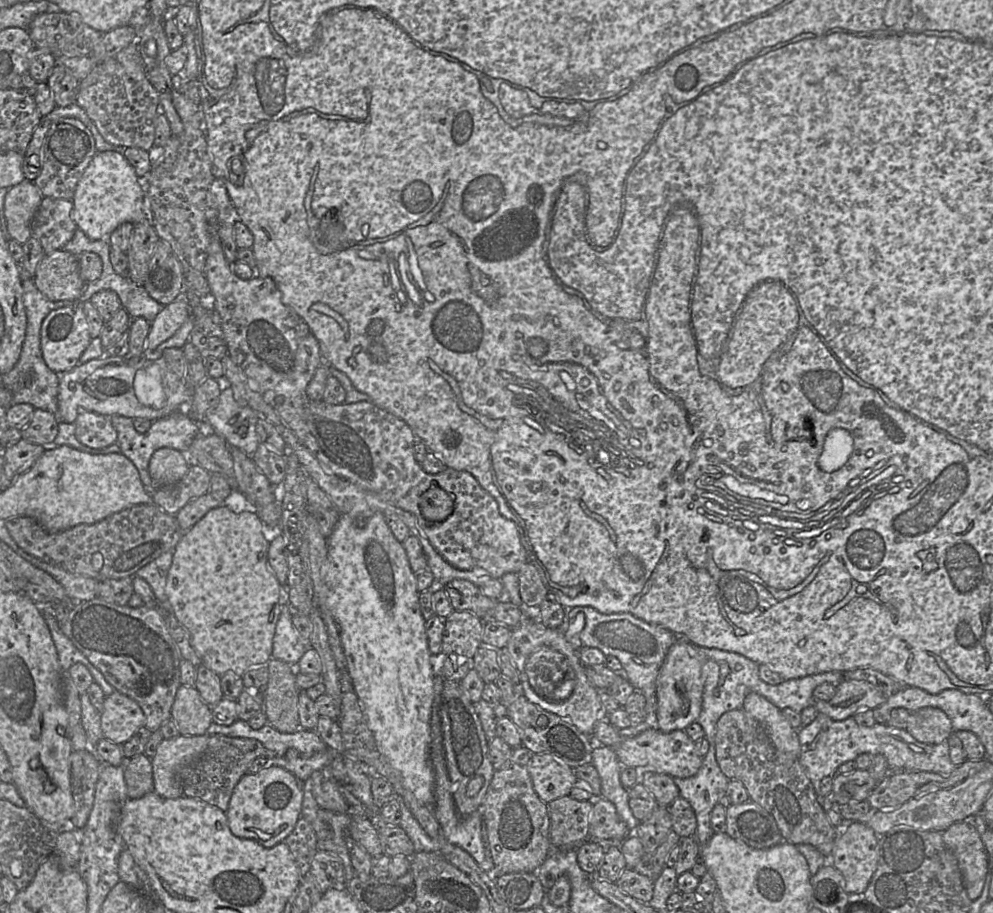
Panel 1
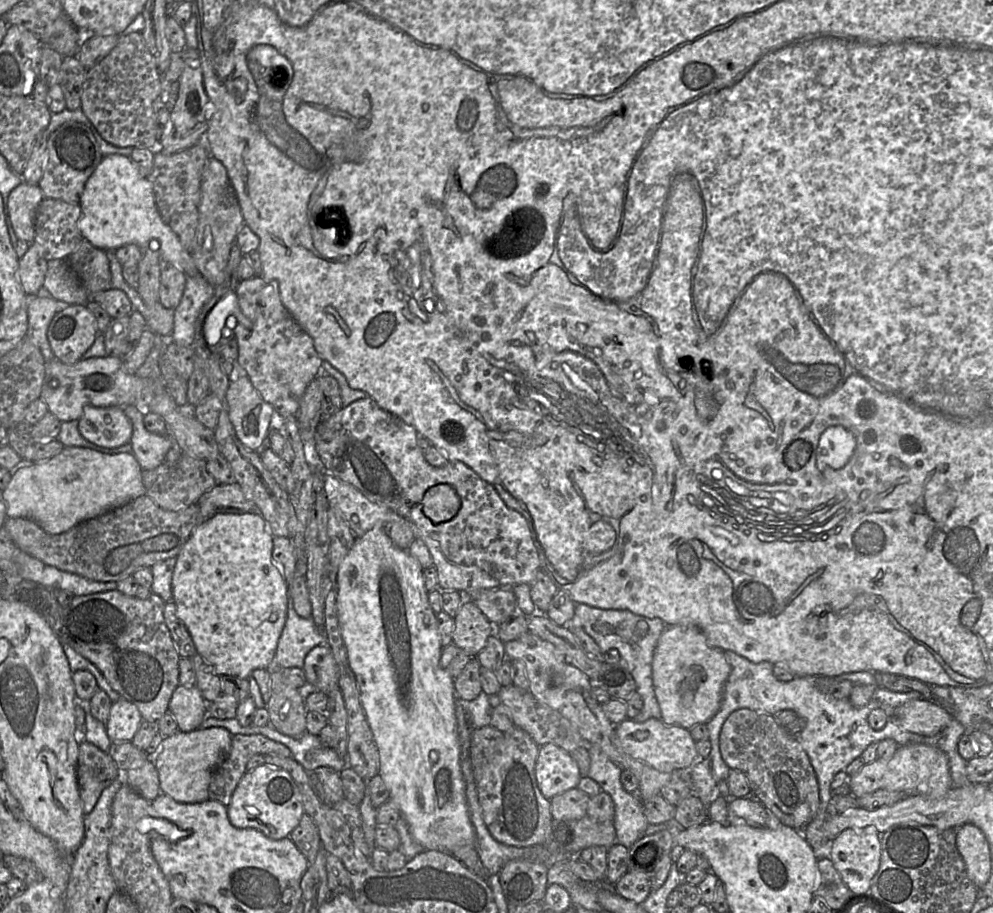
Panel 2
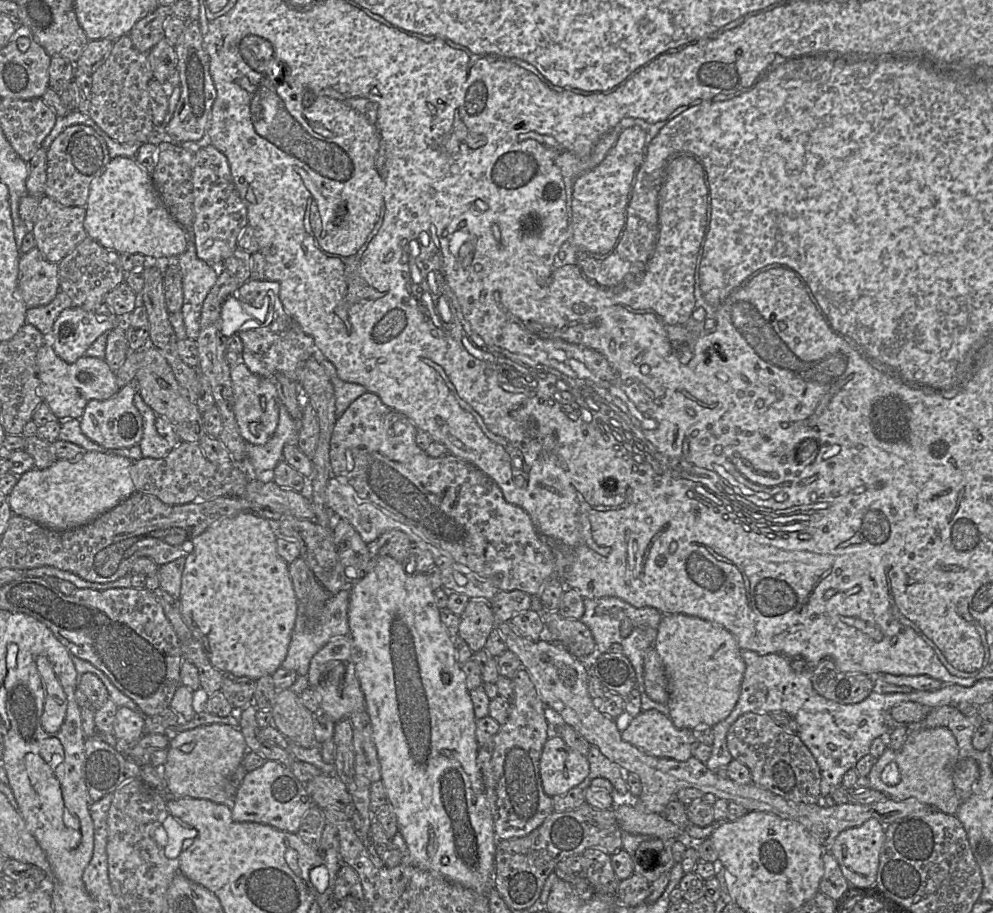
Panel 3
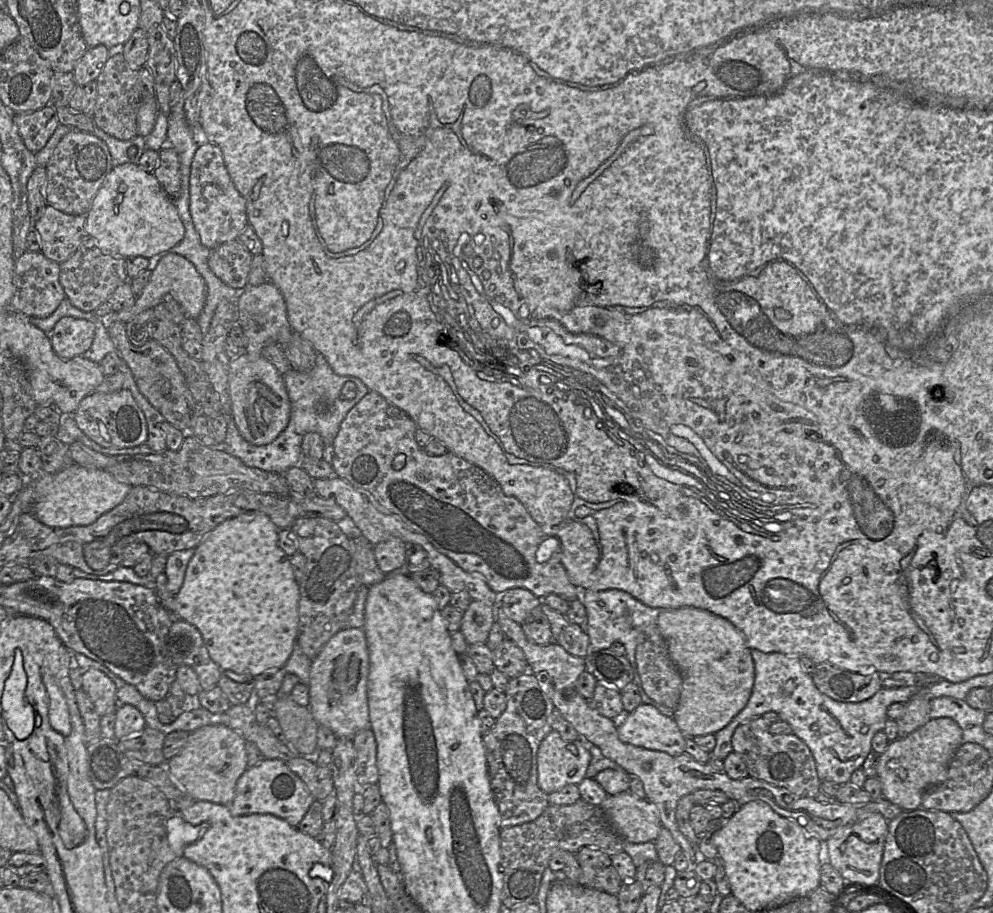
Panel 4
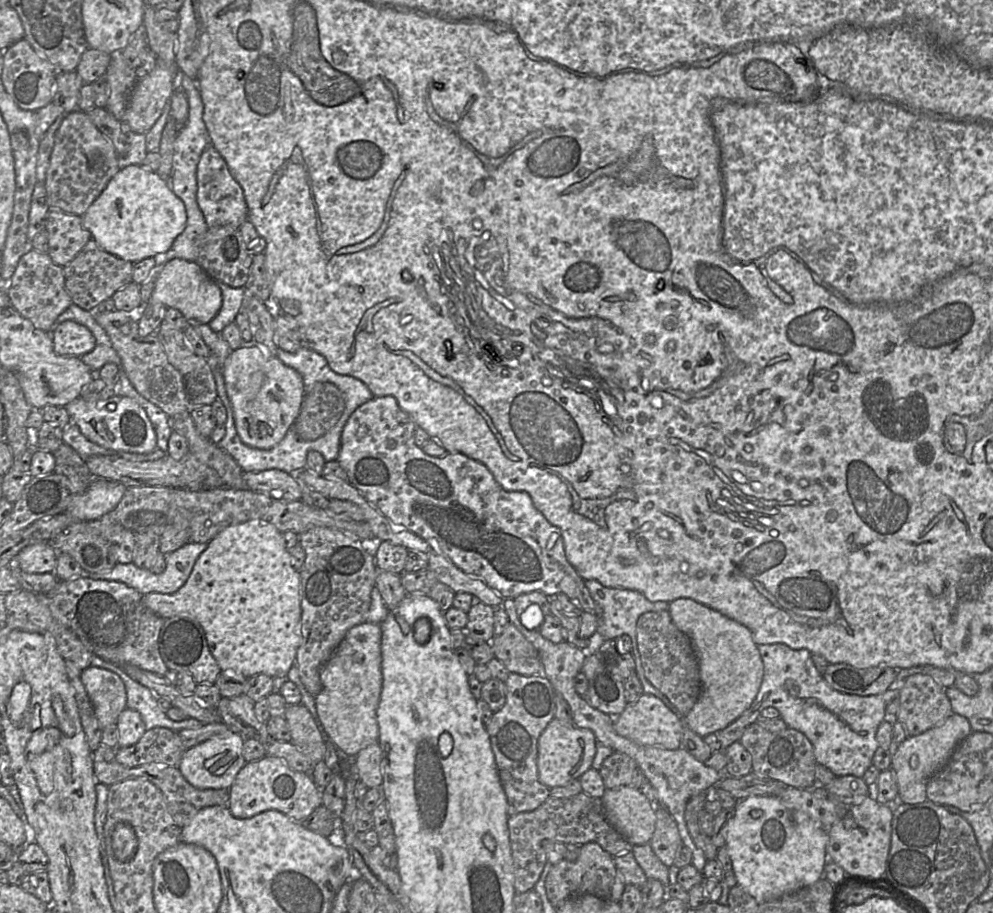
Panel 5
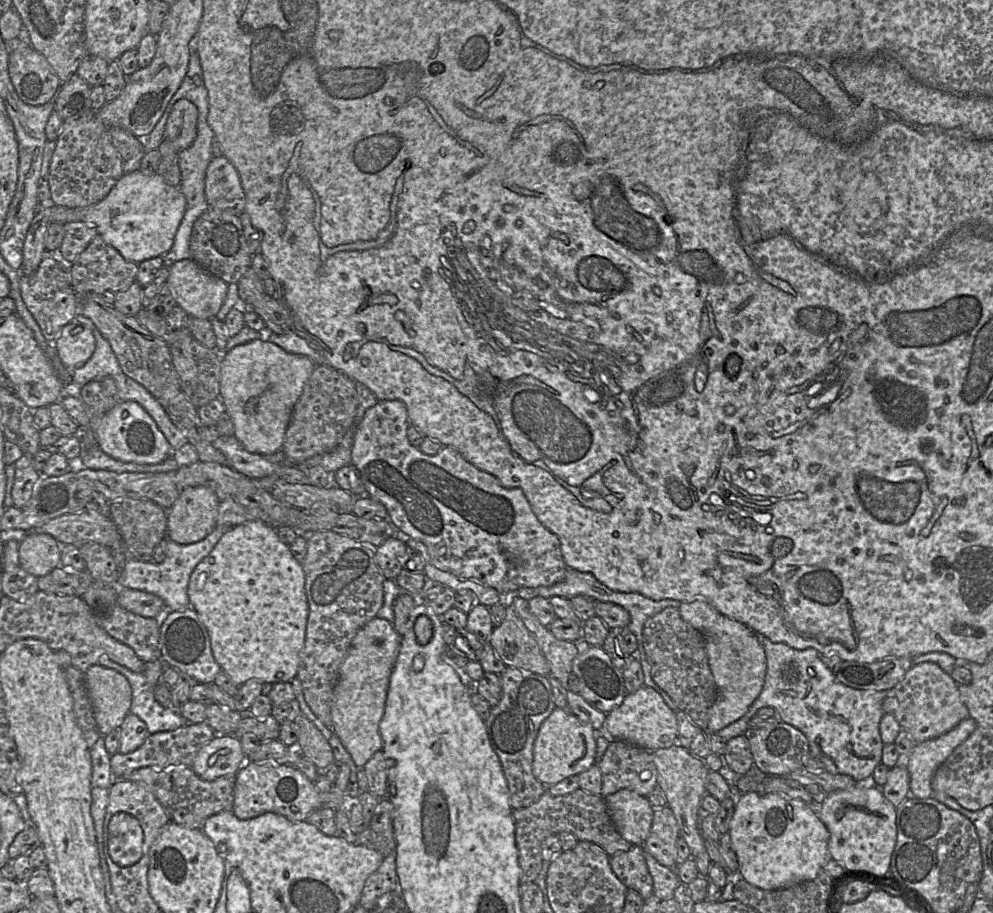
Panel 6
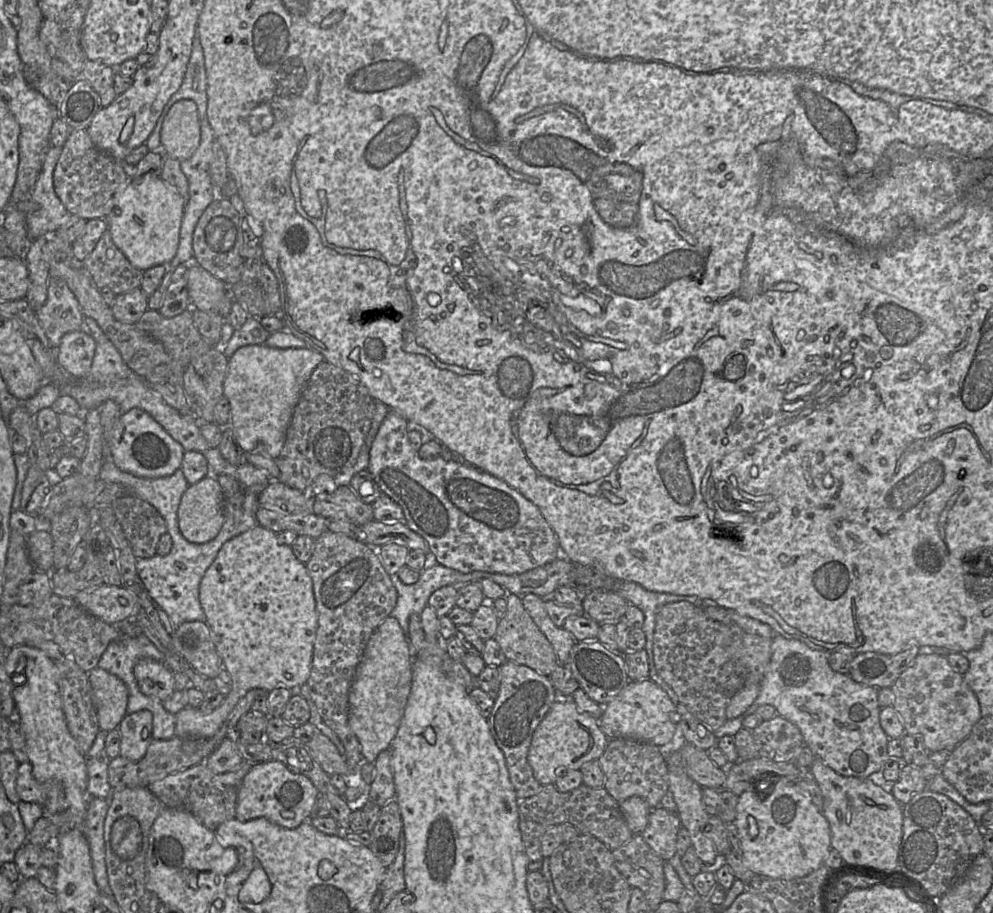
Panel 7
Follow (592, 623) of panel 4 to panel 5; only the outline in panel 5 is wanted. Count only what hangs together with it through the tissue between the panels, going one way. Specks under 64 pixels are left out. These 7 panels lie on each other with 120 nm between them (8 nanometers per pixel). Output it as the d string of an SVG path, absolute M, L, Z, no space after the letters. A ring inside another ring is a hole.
M585 580L585 586L588 589L592 599L601 609L598 617L598 627L592 637L589 638L589 651L596 652L603 641L617 639L622 635L628 635L632 641L632 655L635 662L635 672L641 682L643 692L651 694L659 698L672 712L678 714L677 708L669 701L669 699L656 689L645 677L641 657L637 646L636 624L638 618L647 612L668 611L669 603L665 601L649 601L643 594L638 591L607 587L596 580Z

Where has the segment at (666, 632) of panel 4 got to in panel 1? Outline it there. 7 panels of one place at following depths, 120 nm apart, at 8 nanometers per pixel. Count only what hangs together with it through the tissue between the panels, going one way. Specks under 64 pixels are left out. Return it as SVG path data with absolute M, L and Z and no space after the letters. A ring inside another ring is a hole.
M678 636L678 641L668 650L656 680L657 719L659 730L664 733L684 730L697 721L702 710L704 683L701 662L696 657L693 645Z

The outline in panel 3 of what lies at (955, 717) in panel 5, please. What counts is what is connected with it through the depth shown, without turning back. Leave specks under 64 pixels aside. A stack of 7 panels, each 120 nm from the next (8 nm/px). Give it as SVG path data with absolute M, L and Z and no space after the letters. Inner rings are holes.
M947 727L909 731L899 750L889 747L876 759L868 779L870 788L898 801L915 799L931 809L955 815L961 804L956 795L953 772L959 759L957 741Z

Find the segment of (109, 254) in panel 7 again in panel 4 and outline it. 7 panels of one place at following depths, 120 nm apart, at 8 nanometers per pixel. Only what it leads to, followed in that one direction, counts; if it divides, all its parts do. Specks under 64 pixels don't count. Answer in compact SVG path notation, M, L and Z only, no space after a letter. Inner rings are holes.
M89 237L79 246L76 252L65 262L60 263L59 281L66 298L78 309L93 312L128 280L125 259L113 257L102 251Z

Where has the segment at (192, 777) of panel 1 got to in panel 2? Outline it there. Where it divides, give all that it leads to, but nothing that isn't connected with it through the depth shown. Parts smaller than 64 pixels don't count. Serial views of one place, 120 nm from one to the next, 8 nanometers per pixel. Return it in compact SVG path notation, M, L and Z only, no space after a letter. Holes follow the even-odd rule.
M233 735L226 757L213 773L208 788L209 799L227 807L238 783L247 771L248 760L256 754L292 757L288 747L263 735Z

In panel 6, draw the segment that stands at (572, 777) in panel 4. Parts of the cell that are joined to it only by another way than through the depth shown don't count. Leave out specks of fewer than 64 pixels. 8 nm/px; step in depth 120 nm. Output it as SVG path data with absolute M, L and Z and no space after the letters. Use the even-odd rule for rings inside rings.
M555 707L541 724L533 745L533 775L546 789L596 763L596 737L600 734L591 725L581 722L568 709Z

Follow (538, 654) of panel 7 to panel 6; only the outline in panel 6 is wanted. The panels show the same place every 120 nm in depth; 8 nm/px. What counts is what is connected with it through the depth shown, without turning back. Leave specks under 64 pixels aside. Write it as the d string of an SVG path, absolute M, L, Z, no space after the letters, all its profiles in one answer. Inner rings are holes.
M506 599L503 622L494 627L488 644L506 666L549 676L549 664L536 639Z

